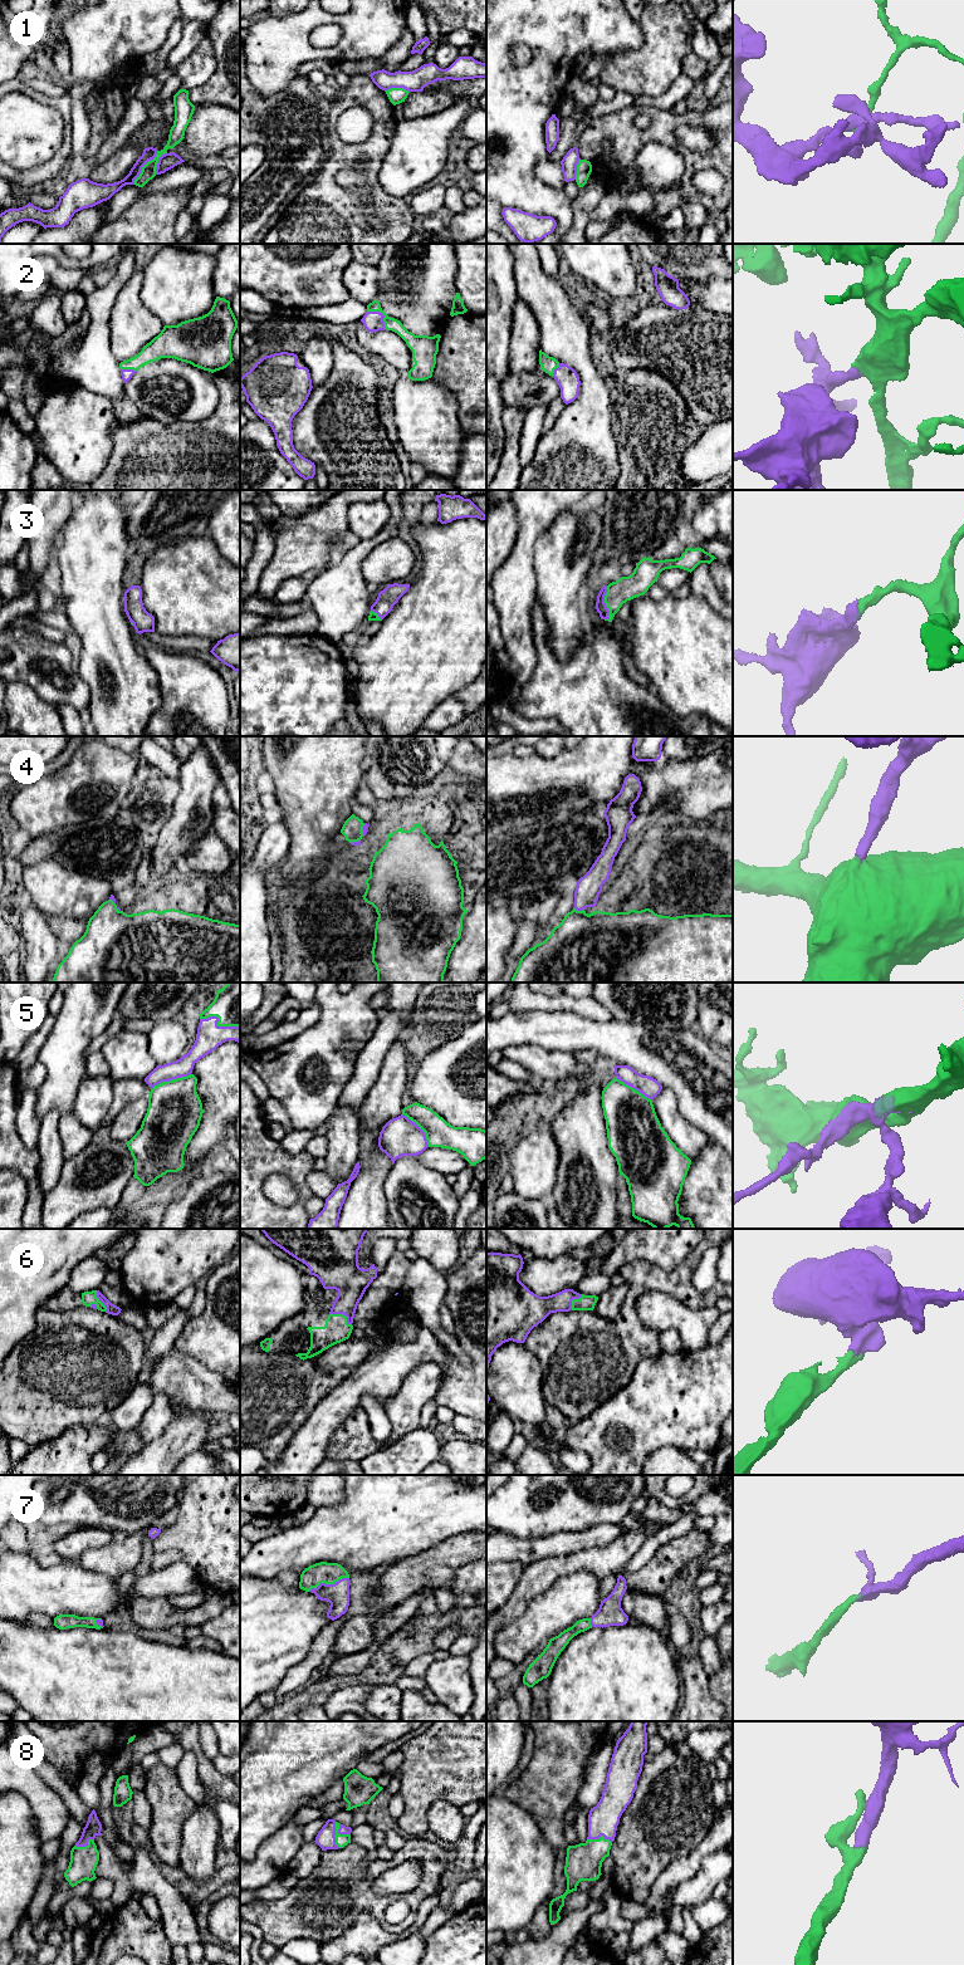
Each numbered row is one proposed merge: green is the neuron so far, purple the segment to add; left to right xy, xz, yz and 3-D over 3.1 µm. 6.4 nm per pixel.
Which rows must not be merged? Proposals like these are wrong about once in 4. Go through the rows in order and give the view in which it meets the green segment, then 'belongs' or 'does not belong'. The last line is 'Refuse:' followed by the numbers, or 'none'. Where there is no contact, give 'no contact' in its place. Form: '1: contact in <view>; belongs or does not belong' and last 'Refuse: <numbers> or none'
1: contact in xy; does not belong
2: contact in xz; belongs
3: contact in yz; belongs
4: contact in yz; belongs
5: contact in xy; belongs
6: contact in xz; belongs
7: contact in xz; belongs
8: contact in xz; belongs
Refuse: 1

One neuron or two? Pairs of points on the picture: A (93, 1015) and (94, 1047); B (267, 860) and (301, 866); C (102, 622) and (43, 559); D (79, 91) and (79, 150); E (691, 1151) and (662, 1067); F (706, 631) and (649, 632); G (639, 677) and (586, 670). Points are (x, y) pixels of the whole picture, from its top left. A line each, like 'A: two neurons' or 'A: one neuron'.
A: two neurons
B: two neurons
C: two neurons
D: one neuron
E: two neurons
F: one neuron
G: two neurons

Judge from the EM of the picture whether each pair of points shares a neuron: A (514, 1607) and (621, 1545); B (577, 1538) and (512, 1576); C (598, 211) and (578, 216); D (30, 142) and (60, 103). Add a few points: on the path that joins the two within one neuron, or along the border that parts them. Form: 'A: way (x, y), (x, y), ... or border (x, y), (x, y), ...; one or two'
A: way (539, 1579), (551, 1568), (578, 1561), (593, 1561); one
B: border (499, 1561), (519, 1561), (525, 1566); two
C: border (606, 191), (591, 212), (590, 219); two
D: border (38, 101), (52, 106), (60, 114), (63, 138); two

